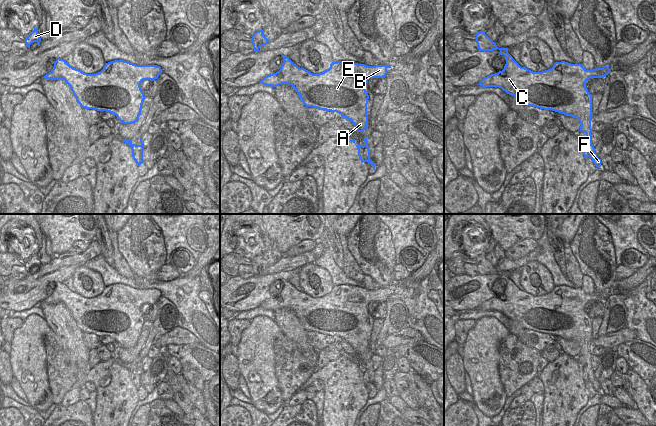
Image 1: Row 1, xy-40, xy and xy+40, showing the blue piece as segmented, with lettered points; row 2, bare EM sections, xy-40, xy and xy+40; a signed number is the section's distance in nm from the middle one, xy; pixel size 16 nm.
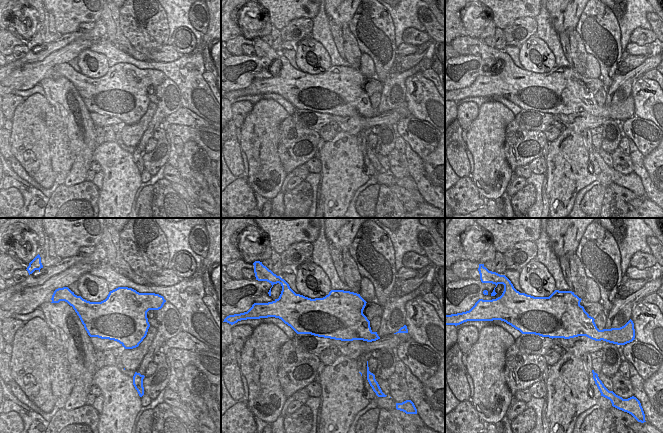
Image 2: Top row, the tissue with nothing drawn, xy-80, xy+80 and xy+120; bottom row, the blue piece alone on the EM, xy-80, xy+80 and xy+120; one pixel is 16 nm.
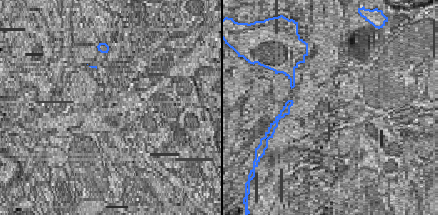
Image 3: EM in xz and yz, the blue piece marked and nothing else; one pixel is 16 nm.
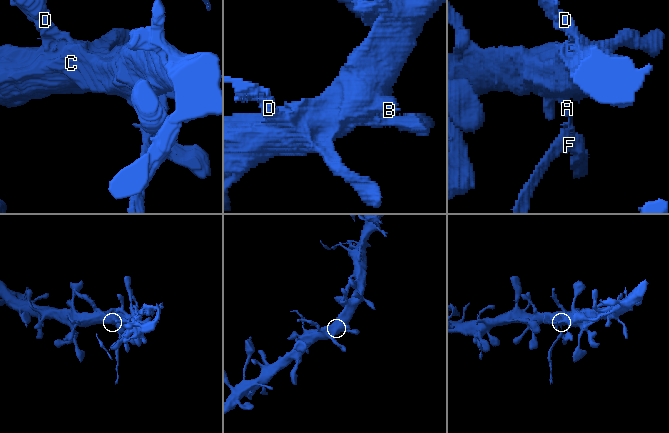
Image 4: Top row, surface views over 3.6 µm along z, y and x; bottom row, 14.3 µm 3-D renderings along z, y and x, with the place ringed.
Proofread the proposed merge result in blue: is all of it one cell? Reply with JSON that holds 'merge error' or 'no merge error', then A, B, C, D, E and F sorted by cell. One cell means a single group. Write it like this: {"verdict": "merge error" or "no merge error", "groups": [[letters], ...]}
{"verdict": "merge error", "groups": [["A", "B", "C", "D", "E"], ["F"]]}

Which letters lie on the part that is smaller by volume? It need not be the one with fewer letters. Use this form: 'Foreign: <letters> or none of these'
Foreign: F

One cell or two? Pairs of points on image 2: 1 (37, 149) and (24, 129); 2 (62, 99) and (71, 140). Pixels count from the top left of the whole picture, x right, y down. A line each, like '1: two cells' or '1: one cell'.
1: one cell
2: one cell

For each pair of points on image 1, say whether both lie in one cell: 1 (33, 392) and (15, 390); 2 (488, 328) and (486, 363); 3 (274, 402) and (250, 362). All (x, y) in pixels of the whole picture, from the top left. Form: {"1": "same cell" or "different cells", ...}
{"1": "different cells", "2": "same cell", "3": "same cell"}

